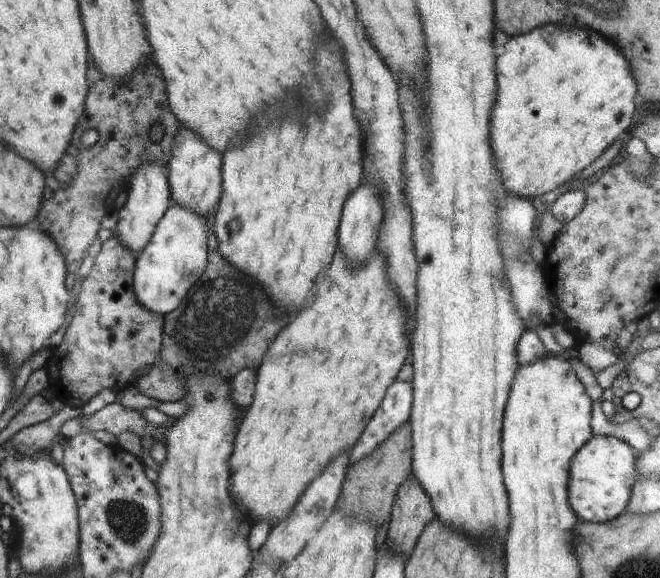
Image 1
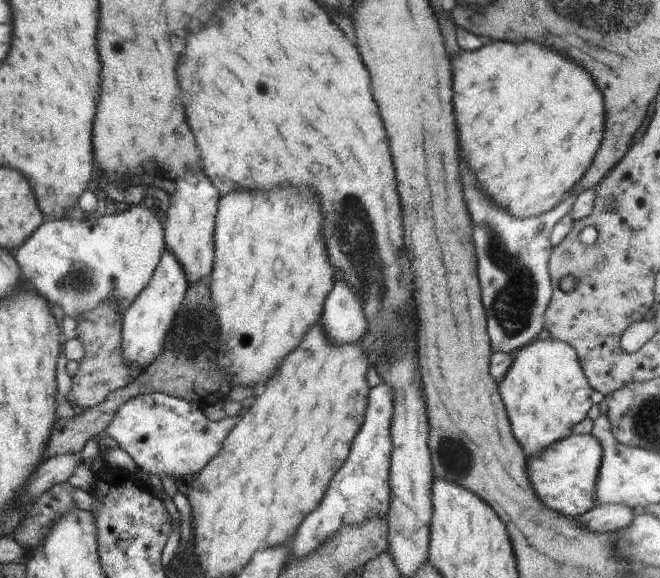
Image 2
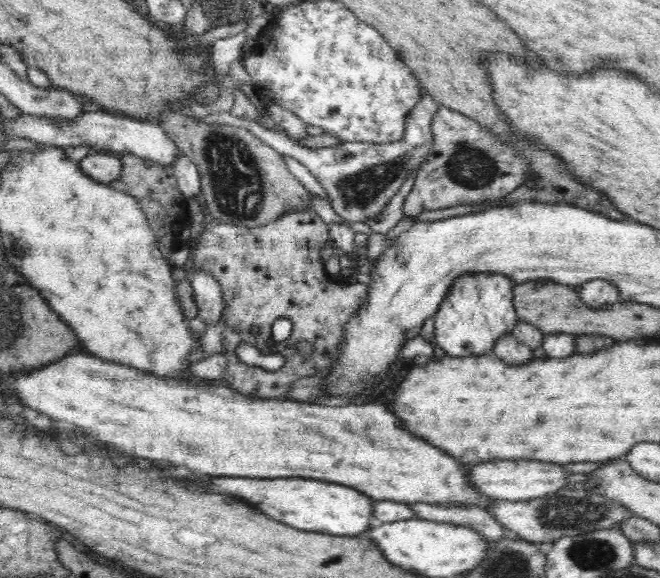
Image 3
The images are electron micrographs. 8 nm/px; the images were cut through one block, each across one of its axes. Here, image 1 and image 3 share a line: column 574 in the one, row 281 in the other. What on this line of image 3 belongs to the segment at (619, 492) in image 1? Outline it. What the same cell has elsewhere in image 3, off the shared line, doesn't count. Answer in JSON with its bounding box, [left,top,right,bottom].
[434,273,518,357]

